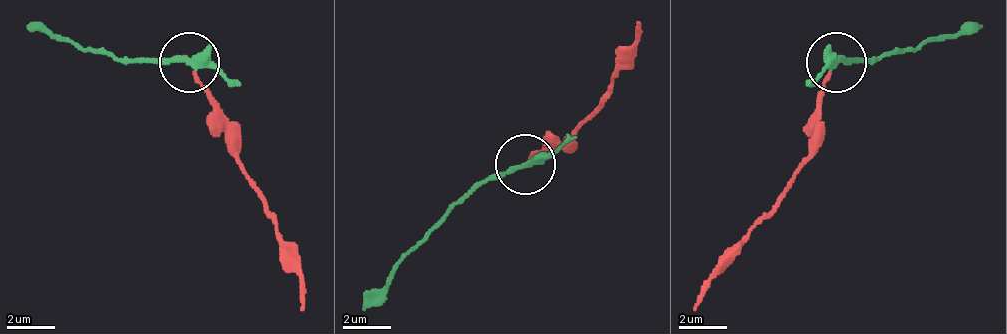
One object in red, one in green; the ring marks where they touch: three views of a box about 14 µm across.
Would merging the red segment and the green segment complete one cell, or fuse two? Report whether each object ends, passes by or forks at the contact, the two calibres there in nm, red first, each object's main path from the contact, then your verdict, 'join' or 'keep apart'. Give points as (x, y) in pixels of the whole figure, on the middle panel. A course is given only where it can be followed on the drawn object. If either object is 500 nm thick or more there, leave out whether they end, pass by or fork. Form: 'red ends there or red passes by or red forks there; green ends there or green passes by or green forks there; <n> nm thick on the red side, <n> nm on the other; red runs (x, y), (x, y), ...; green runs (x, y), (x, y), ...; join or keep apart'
red ends there; green passes by; 120 nm thick on the red side, 320 nm on the other; red runs (527, 162), (551, 144), (563, 144), (611, 90), (641, 24); green runs (527, 162), (491, 174), (365, 312); keep apart

